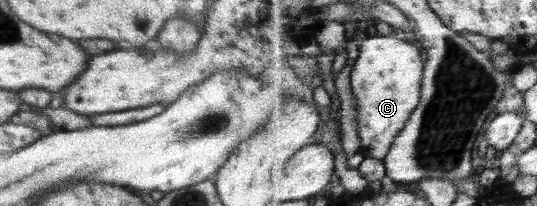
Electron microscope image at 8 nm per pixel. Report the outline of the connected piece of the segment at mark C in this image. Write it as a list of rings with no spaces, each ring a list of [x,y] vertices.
[[[404,34],[377,36],[363,44],[361,58],[353,72],[353,90],[359,108],[358,129],[366,158],[387,159],[401,131],[410,123],[424,91],[426,64],[421,50],[405,42]]]

